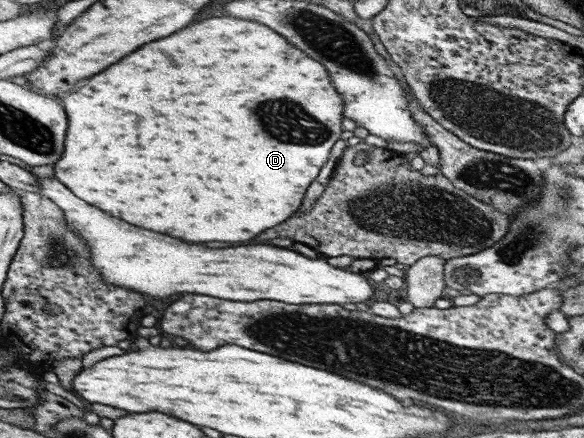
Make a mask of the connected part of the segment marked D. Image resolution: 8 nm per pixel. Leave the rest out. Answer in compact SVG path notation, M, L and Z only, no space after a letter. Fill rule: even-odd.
M212 17L198 21L196 25L188 25L178 33L162 37L158 41L150 41L130 55L122 57L118 63L106 67L96 73L82 85L78 91L66 95L61 107L66 111L66 135L64 149L58 161L52 166L54 177L66 185L76 197L82 201L96 205L98 209L124 219L126 223L150 229L150 231L170 231L168 235L192 241L192 243L210 243L210 241L250 241L260 231L270 229L282 223L292 211L298 209L302 197L306 193L306 185L316 178L320 168L327 162L330 149L338 141L342 132L342 101L336 93L330 77L318 61L300 53L284 39L280 39L274 31L264 25L252 21L238 21L230 17Z

